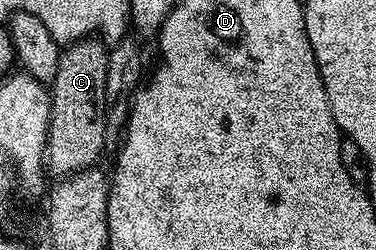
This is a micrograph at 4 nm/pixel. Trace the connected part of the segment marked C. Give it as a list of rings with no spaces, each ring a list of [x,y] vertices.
[[[95,37],[79,39],[75,43],[62,48],[57,73],[49,87],[51,92],[51,120],[47,130],[47,154],[45,156],[46,170],[50,174],[52,171],[55,177],[75,175],[79,171],[94,168],[98,164],[95,162],[98,161],[103,147],[108,146],[105,137],[105,113],[107,112],[105,81],[108,50],[108,44]]]

